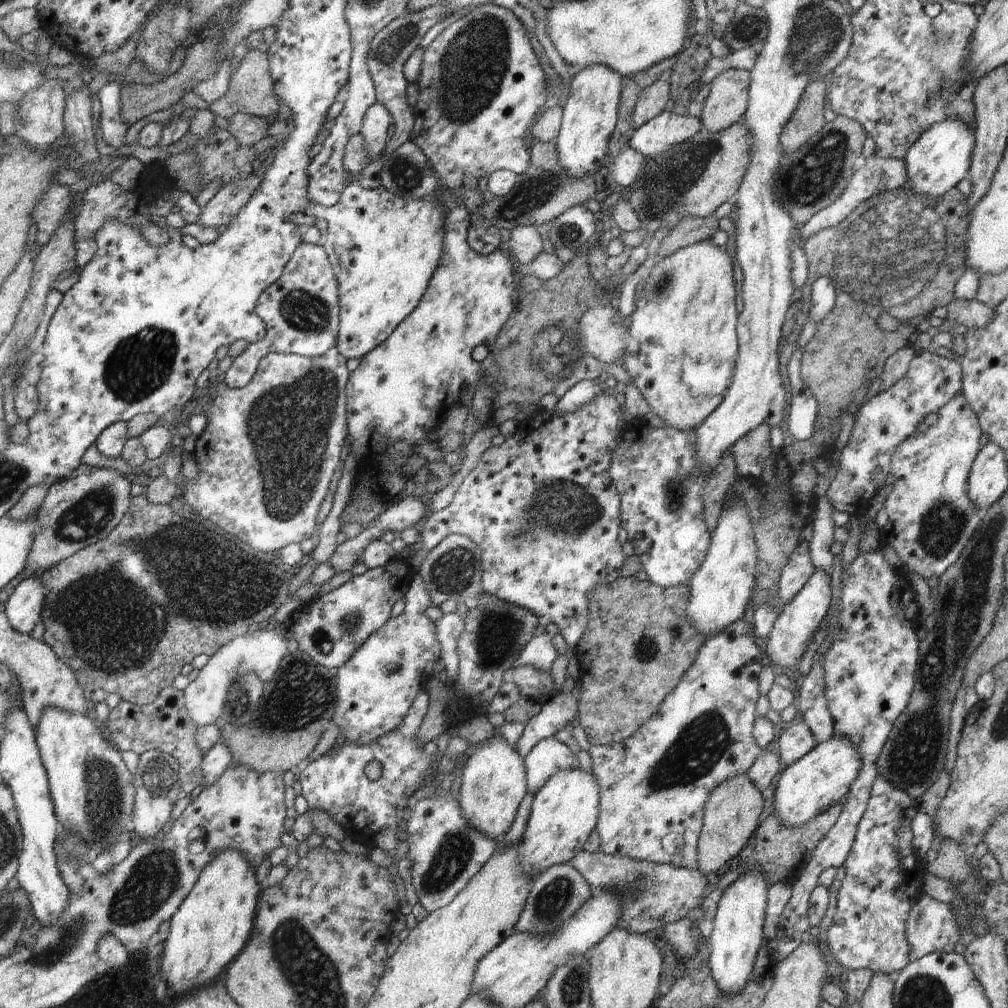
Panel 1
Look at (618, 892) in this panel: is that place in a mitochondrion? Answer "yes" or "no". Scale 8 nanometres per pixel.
no

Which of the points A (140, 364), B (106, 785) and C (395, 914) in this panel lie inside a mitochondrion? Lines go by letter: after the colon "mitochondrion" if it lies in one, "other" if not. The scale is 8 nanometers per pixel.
A: mitochondrion
B: mitochondrion
C: other

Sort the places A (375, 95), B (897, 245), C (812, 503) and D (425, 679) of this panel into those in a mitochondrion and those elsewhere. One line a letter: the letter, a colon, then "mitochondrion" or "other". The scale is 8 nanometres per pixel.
A: other
B: mitochondrion
C: other
D: other

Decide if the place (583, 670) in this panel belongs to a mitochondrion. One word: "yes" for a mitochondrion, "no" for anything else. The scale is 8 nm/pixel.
no

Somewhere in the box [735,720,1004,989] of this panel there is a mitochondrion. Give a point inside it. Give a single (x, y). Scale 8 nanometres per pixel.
(967, 906)

